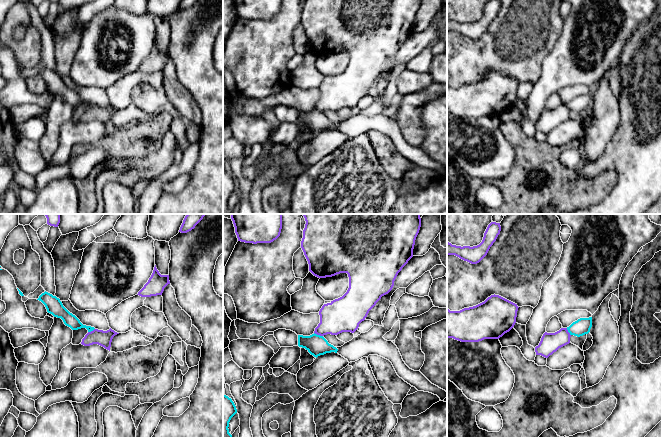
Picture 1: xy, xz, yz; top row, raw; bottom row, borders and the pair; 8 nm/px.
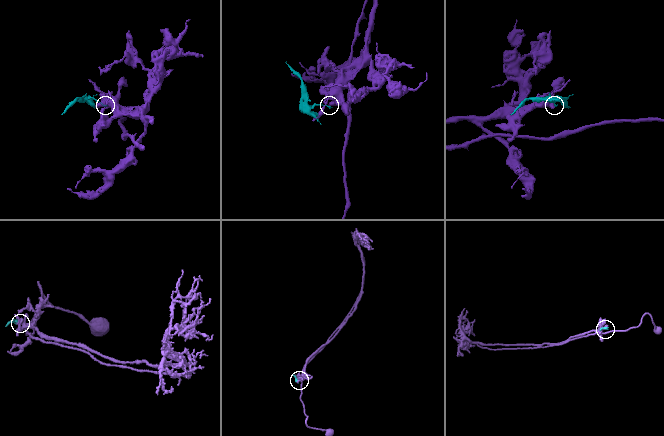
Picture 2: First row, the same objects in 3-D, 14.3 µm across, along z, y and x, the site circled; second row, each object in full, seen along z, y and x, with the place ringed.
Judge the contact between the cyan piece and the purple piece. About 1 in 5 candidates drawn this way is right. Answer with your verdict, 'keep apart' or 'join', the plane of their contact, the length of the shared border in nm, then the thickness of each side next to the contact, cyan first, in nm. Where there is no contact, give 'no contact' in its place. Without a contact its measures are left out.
keep apart | xz | 80 nm | 170/280 nm

